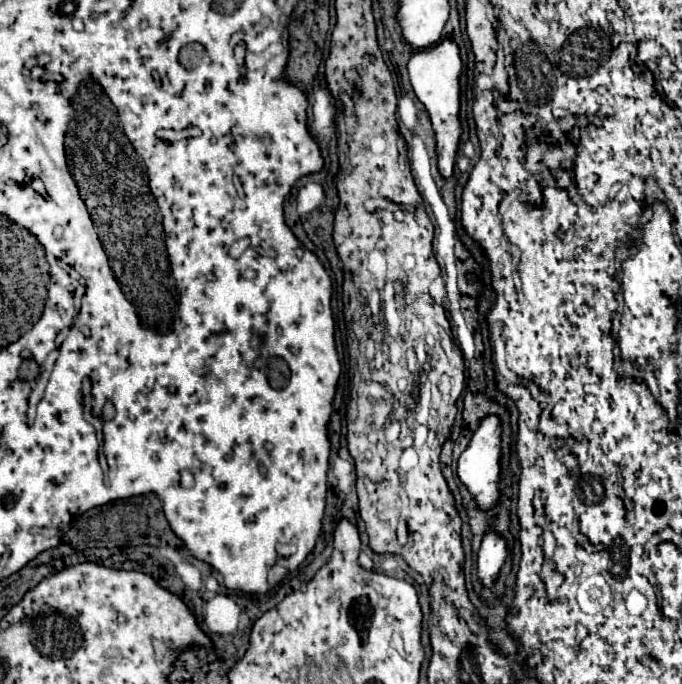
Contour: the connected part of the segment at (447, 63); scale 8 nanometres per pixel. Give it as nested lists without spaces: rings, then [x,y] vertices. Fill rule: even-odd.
[[[445,35],[435,47],[427,47],[421,53],[417,51],[409,59],[407,71],[409,71],[409,79],[411,79],[411,85],[415,89],[417,99],[425,105],[425,109],[431,117],[435,143],[437,143],[437,169],[439,169],[441,177],[449,179],[449,177],[453,177],[455,157],[457,157],[457,151],[459,151],[459,139],[461,139],[461,133],[463,133],[463,125],[461,125],[461,119],[459,119],[459,111],[461,111],[459,79],[461,79],[461,73],[463,73],[459,45],[453,41],[451,35]]]

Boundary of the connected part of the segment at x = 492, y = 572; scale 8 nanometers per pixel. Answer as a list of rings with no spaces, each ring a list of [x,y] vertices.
[[[489,529],[483,535],[483,541],[477,553],[477,573],[483,587],[493,587],[505,561],[507,561],[507,541],[495,529]]]

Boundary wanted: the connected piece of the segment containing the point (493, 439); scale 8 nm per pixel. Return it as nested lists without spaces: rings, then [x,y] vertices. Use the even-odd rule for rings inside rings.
[[[493,413],[485,415],[457,463],[459,479],[469,489],[469,493],[473,495],[473,499],[481,511],[491,511],[503,497],[503,493],[501,493],[501,481],[503,481],[501,479],[501,455],[503,455],[501,433],[503,433],[503,429],[501,429],[499,415],[493,415]]]

